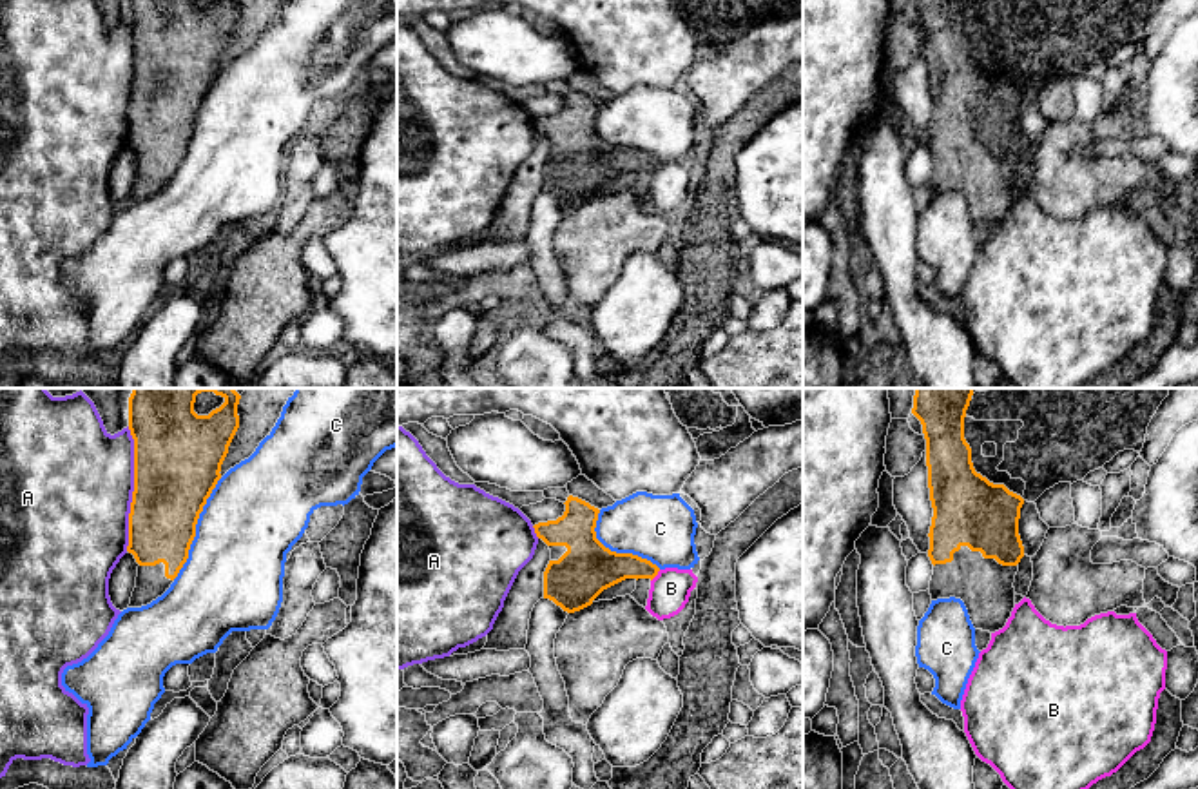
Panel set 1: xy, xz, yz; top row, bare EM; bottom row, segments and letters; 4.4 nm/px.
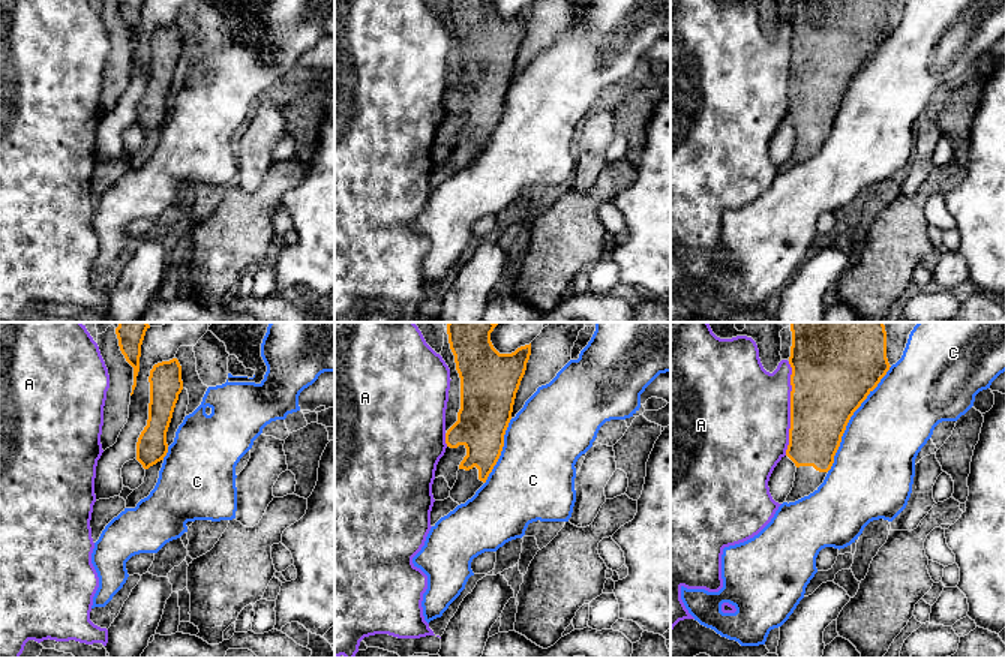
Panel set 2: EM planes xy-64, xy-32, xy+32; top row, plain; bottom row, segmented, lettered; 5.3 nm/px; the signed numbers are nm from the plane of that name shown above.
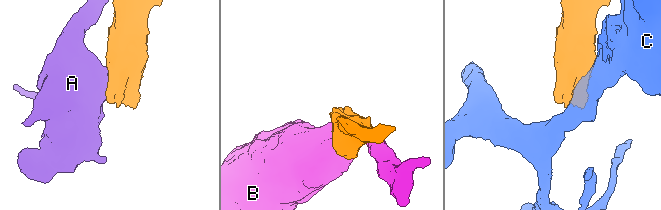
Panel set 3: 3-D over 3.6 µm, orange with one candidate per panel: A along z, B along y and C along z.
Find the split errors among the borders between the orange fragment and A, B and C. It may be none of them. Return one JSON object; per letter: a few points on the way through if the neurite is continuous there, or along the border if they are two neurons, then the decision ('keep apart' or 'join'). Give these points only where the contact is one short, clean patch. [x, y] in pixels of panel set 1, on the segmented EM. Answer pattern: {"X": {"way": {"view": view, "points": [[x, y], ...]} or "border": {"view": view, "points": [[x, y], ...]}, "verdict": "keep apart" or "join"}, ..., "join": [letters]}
{"A": {"verdict": "keep apart"}, "B": {"verdict": "keep apart"}, "C": {"verdict": "keep apart"}, "join": []}

